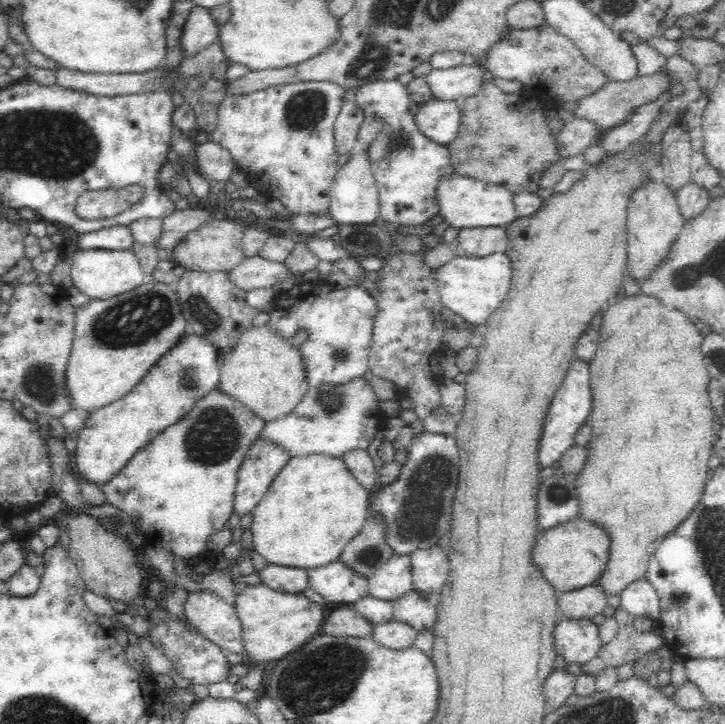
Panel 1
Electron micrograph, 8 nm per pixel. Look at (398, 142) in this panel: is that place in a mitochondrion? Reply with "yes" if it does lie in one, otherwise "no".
yes

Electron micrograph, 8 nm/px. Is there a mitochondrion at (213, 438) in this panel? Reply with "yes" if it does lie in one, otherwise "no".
yes

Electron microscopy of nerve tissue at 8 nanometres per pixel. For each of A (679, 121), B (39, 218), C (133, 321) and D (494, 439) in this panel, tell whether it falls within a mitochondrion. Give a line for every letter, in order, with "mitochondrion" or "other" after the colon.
A: other
B: other
C: mitochondrion
D: other

